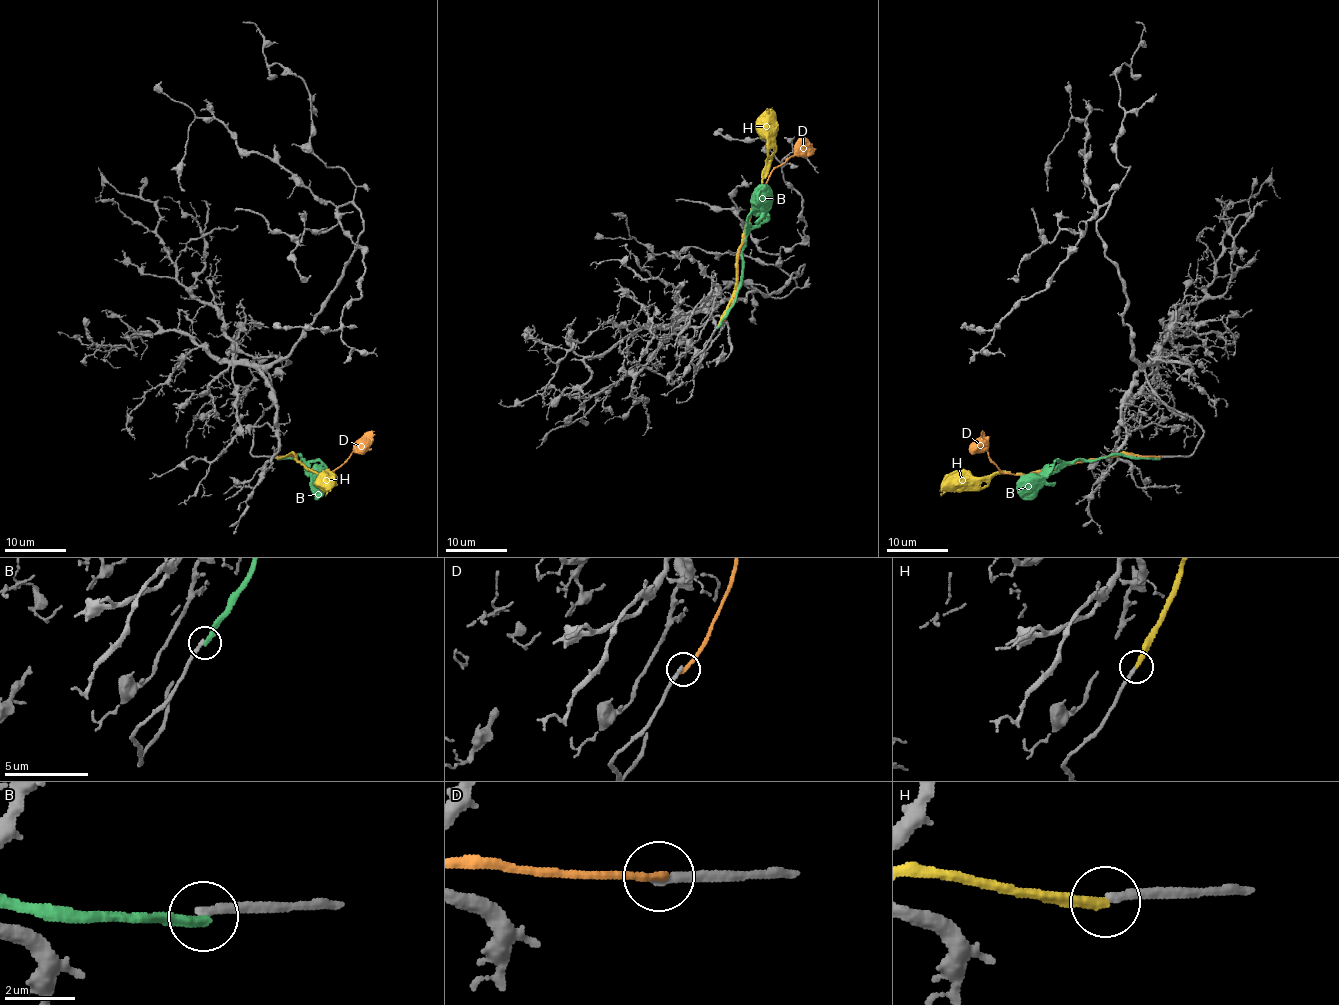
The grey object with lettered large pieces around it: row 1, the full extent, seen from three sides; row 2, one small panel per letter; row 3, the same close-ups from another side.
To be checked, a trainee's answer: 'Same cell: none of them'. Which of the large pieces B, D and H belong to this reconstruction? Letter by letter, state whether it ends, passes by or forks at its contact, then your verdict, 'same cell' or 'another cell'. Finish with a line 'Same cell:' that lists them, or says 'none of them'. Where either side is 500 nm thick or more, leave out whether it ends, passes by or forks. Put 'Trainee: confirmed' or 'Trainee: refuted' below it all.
B: it ends | another cell
D: it ends | another cell
H: it ends | same cell
Same cell: H
Trainee: refuted

